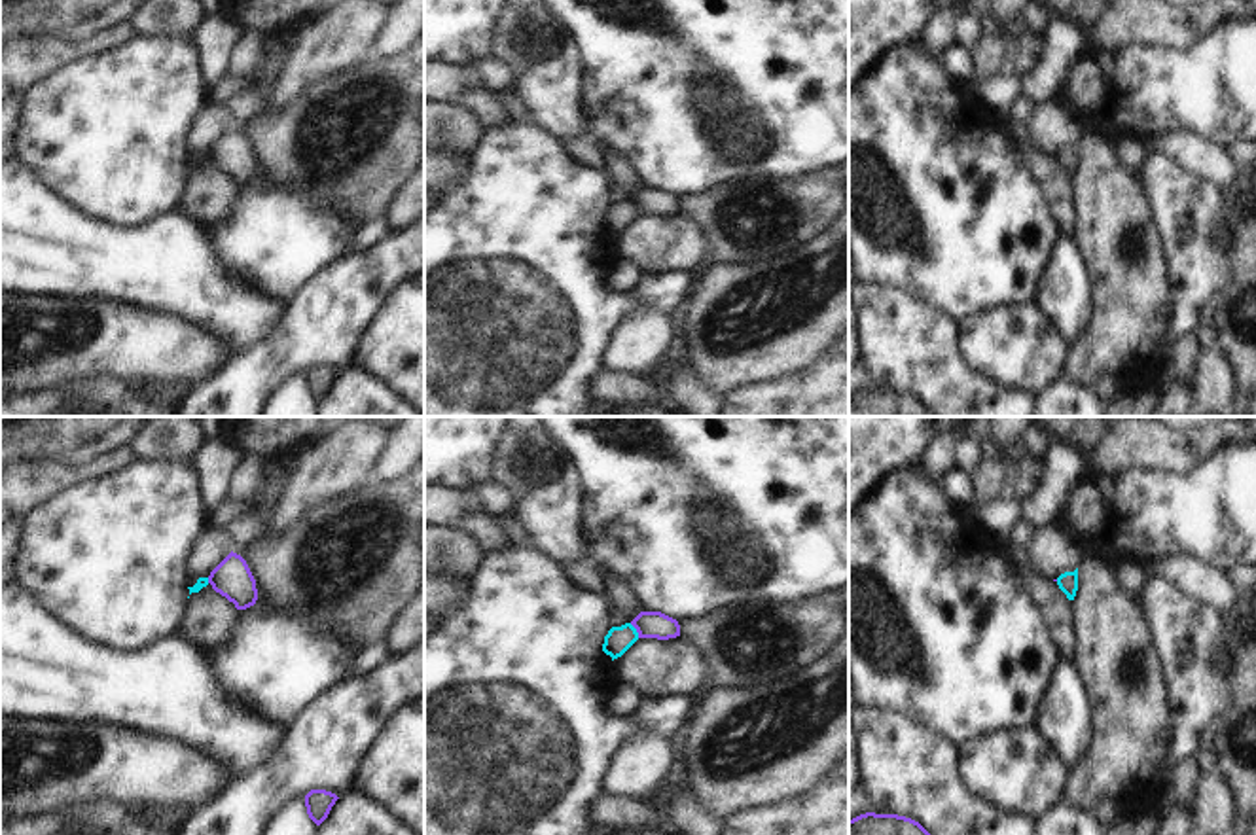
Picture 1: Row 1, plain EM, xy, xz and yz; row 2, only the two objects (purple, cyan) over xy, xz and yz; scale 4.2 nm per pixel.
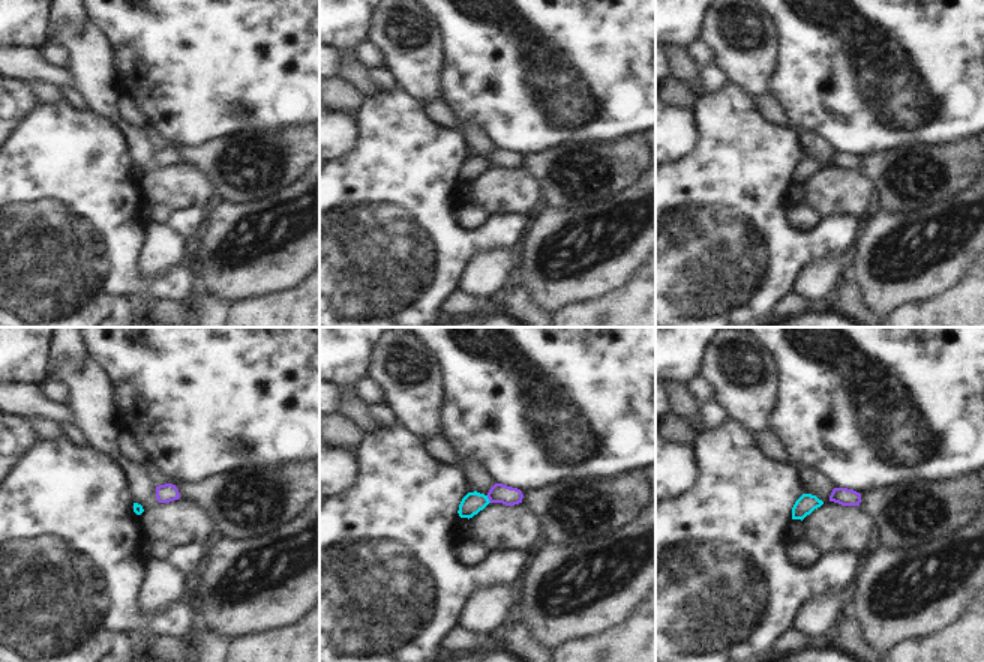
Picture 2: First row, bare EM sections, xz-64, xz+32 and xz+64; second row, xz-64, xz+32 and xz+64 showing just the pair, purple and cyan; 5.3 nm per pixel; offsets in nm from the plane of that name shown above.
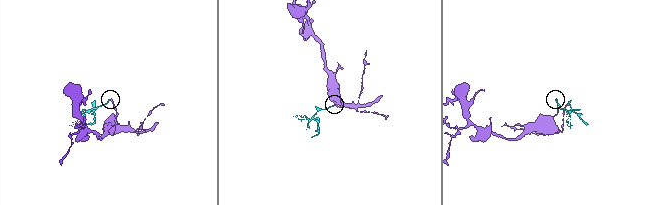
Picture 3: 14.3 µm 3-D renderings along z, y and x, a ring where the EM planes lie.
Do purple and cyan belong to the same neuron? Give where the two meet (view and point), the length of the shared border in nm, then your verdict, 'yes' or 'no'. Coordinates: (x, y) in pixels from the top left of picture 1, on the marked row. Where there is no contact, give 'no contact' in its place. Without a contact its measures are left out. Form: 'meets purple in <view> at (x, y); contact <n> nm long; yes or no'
meets purple in xz at (637, 631); contact 80 nm long; no

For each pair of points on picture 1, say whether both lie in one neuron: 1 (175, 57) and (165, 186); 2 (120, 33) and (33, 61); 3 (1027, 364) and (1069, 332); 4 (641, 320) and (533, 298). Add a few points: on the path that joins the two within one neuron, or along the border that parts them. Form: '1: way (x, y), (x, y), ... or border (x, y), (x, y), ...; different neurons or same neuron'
1: way (165, 89), (165, 154); same neuron
2: way (99, 44), (53, 53); same neuron
3: border (1035, 303), (1069, 347); different neurons
4: border (667, 311), (635, 307), (614, 330), (605, 356); different neurons

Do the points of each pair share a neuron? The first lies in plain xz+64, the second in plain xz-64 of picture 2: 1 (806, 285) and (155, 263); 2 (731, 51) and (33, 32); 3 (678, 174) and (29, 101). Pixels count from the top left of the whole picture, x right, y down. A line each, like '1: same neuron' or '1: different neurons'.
1: same neuron
2: different neurons
3: different neurons

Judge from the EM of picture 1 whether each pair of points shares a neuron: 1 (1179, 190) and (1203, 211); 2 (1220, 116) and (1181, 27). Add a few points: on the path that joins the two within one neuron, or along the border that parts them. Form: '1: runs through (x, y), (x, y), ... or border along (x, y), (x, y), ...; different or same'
1: runs through (1184, 195), (1198, 209); same
2: border along (1226, 19), (1184, 50), (1145, 46); different

